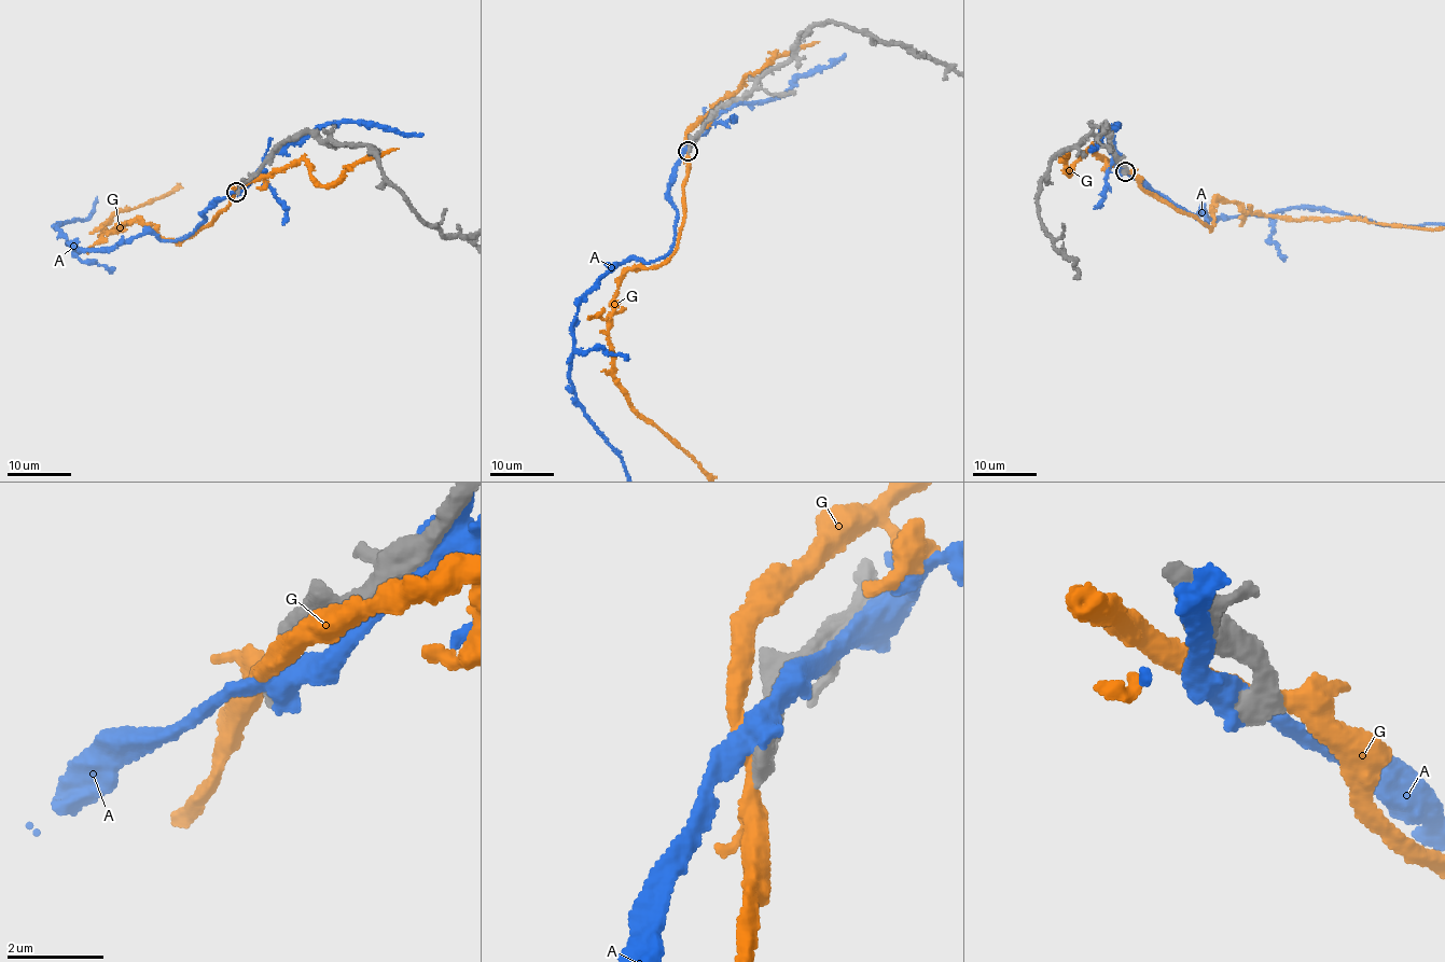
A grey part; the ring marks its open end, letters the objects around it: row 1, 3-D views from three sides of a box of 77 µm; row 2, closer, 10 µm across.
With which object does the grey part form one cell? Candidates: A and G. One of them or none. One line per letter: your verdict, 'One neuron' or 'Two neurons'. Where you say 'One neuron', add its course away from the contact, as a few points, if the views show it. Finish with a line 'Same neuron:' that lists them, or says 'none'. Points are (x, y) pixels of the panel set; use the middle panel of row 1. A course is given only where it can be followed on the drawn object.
A: Two neurons
G: Two neurons
Same neuron: none

